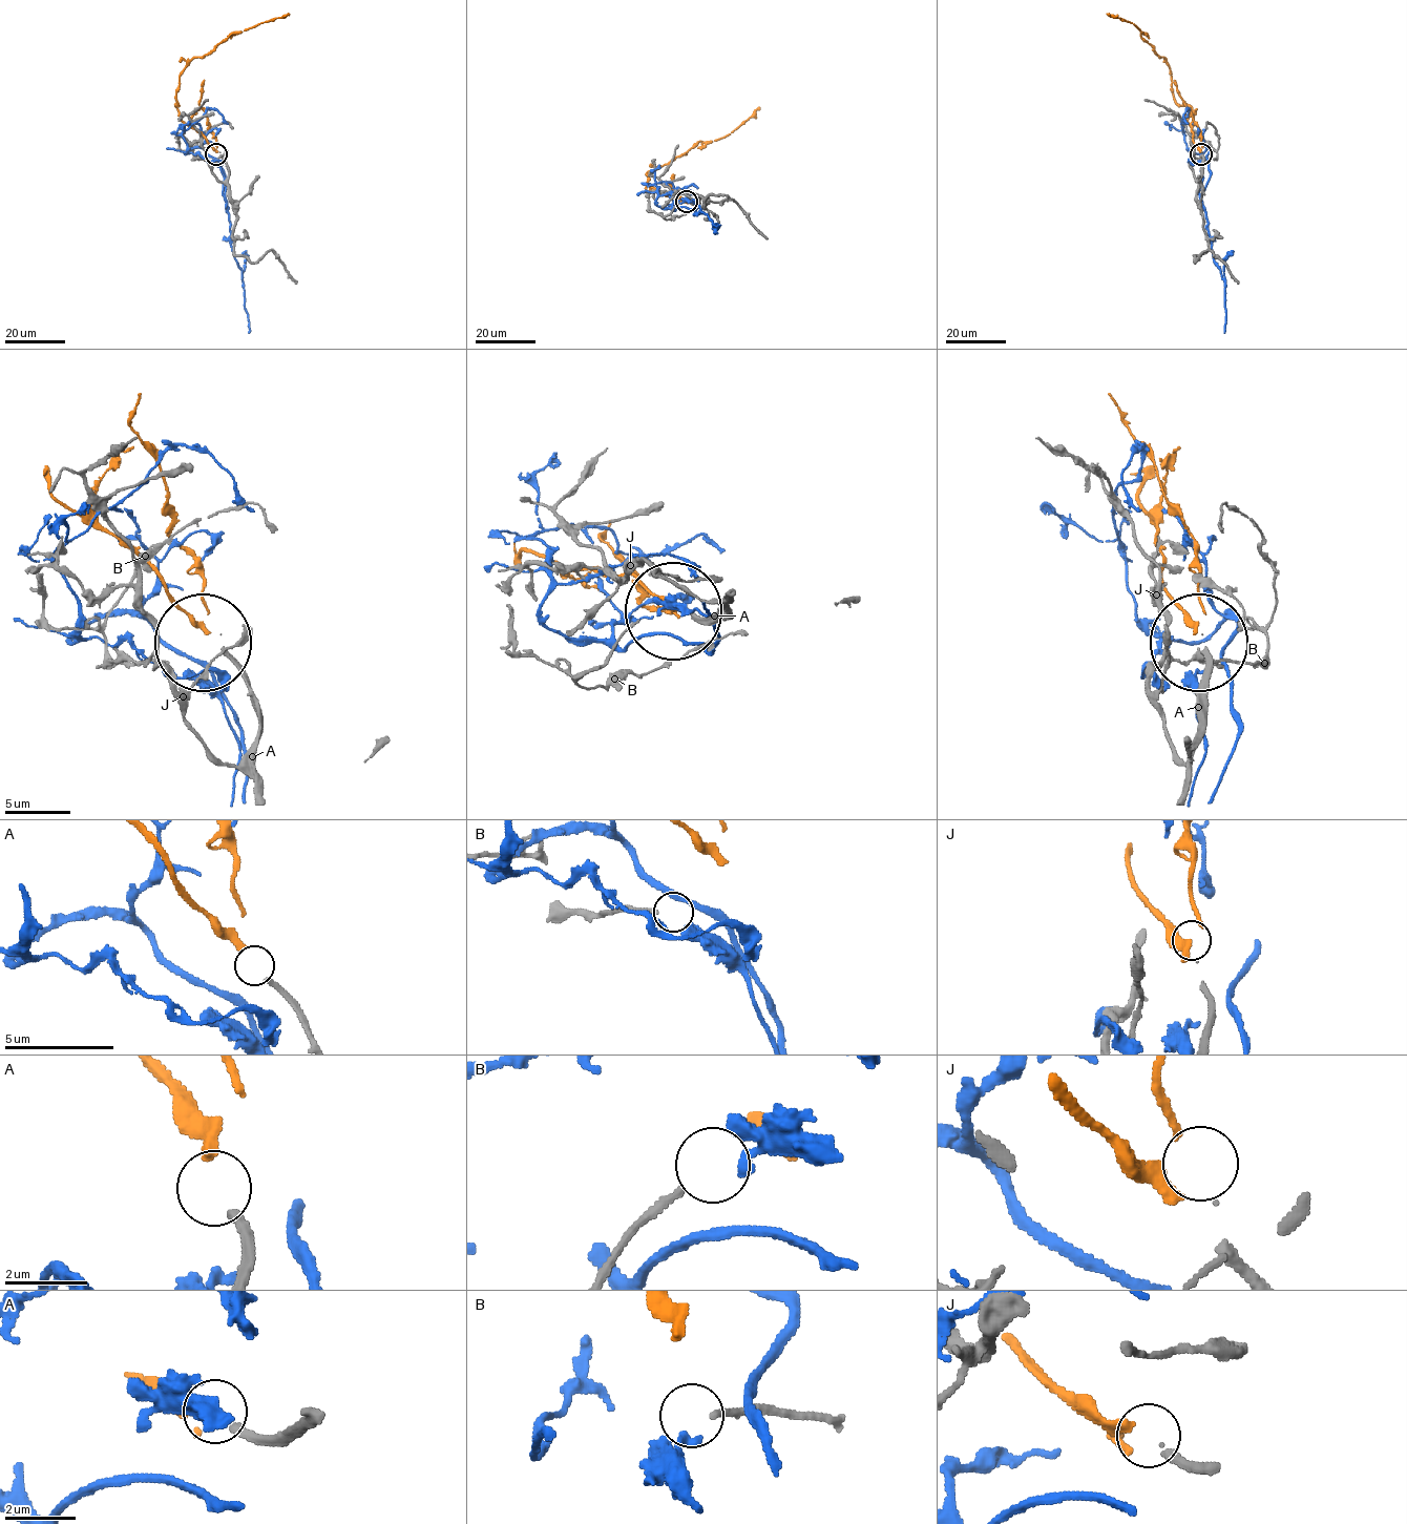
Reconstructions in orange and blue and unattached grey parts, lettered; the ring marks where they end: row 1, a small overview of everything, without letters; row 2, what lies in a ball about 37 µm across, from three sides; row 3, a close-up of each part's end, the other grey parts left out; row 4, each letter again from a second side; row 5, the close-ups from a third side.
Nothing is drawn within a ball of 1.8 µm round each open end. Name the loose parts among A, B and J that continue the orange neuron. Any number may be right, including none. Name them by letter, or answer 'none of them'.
A

